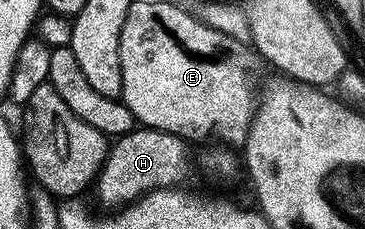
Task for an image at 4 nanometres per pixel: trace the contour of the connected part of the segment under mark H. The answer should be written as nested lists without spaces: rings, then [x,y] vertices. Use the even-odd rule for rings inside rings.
[[[138,126],[133,132],[117,137],[109,145],[106,161],[98,173],[96,189],[99,202],[114,210],[134,203],[157,188],[185,185],[185,180],[190,176],[190,152],[186,148],[189,148],[187,141],[182,137],[155,128]]]

